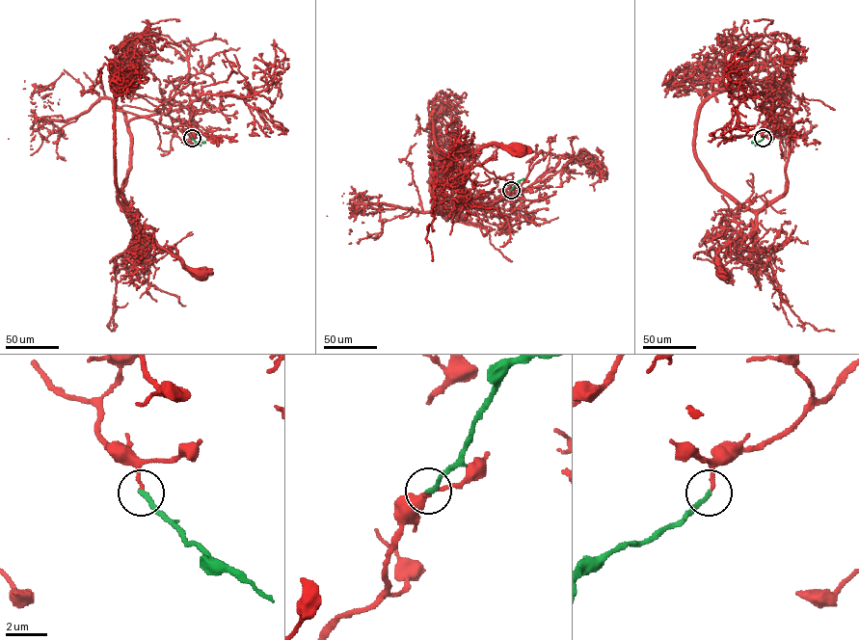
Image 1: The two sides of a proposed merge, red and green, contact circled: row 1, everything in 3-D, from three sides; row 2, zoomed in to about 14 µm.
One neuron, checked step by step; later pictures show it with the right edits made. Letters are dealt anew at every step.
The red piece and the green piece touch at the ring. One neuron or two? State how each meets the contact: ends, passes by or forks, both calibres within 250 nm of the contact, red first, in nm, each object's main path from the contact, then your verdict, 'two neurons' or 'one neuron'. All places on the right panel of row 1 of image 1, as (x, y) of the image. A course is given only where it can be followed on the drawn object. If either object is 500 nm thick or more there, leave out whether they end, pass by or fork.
red ends there; green ends there; 190 nm thick on the red side, 240 nm on the other; red runs (763, 139), (783, 117), (791, 122), (786, 191), (758, 214), (752, 233), (720, 251), (722, 275); green runs (763, 138), (751, 142); one neuron

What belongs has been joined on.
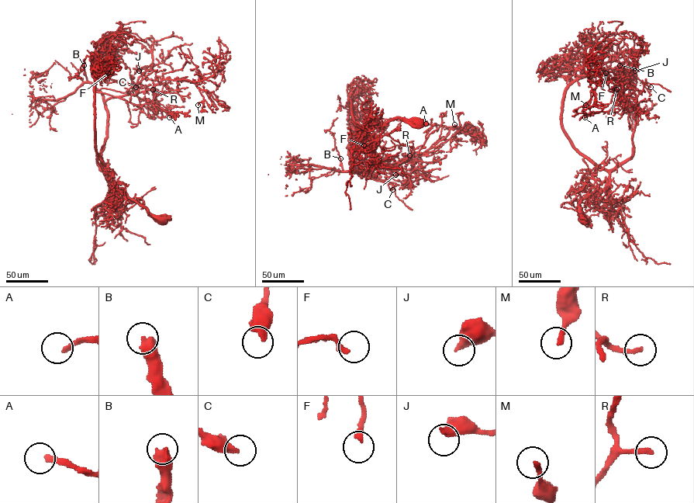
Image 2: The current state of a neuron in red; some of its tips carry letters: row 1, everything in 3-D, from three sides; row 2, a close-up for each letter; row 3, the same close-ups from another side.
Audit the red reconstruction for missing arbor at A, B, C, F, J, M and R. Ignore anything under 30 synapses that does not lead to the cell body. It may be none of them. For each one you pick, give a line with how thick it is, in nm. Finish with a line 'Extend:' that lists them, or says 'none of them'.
B: 480 nm
F: 240 nm
R: 240 nm
Extend: B, F, R

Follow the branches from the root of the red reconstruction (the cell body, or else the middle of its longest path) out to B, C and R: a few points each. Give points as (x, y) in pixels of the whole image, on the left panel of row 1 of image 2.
B: (163, 220), (124, 191), (116, 190), (98, 165), (107, 136), (107, 111), (104, 96), (88, 81), (84, 65)
C: (163, 220), (124, 191), (116, 190), (97, 164), (107, 136), (107, 111), (94, 76), (104, 74), (136, 87)
R: (163, 220), (154, 218), (124, 191), (116, 190), (97, 164), (107, 136), (105, 102), (111, 98), (153, 89)

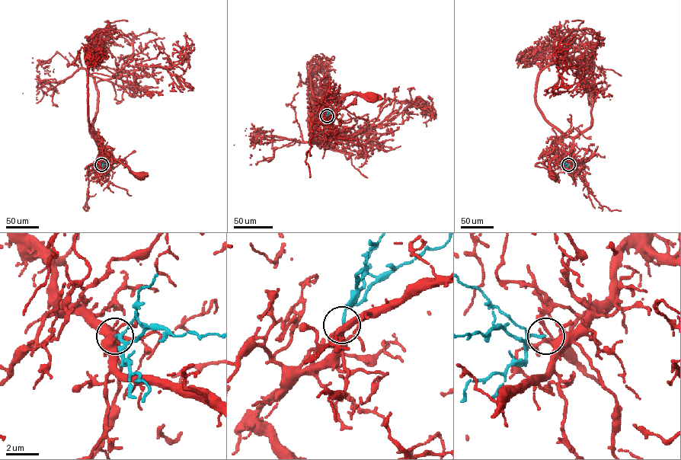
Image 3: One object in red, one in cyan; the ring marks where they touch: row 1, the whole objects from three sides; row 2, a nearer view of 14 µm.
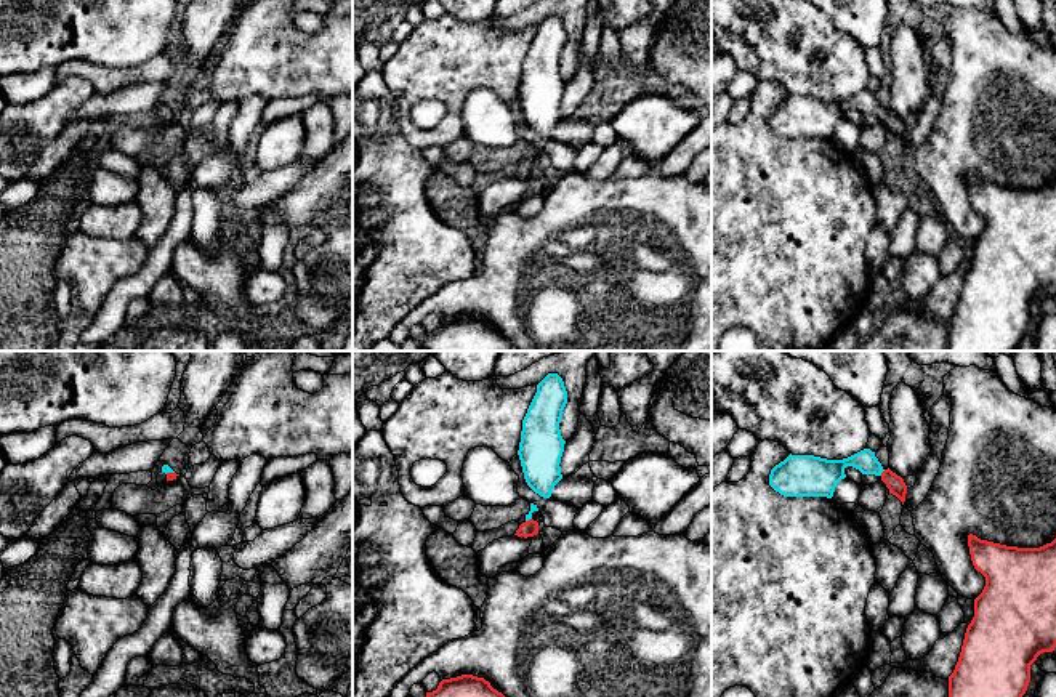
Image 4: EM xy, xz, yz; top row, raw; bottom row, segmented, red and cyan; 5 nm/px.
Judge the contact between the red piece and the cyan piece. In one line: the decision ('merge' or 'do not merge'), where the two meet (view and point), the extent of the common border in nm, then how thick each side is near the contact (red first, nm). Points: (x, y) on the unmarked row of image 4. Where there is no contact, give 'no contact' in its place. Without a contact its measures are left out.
merge | yz (882, 114) | 40 nm | 90/120 nm

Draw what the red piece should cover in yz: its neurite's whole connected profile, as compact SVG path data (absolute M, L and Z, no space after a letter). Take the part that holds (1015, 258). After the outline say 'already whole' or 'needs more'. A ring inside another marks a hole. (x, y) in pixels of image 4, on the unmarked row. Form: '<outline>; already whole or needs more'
M969 175L968 187L974 210L985 218L985 228L982 234L974 240L974 258L966 269L955 311L949 317L949 341L945 351L1018 351L1019 343L1030 324L1030 306L1040 295L1053 293L1056 288L1056 179L1040 189L1018 189L981 181Z; already whole

